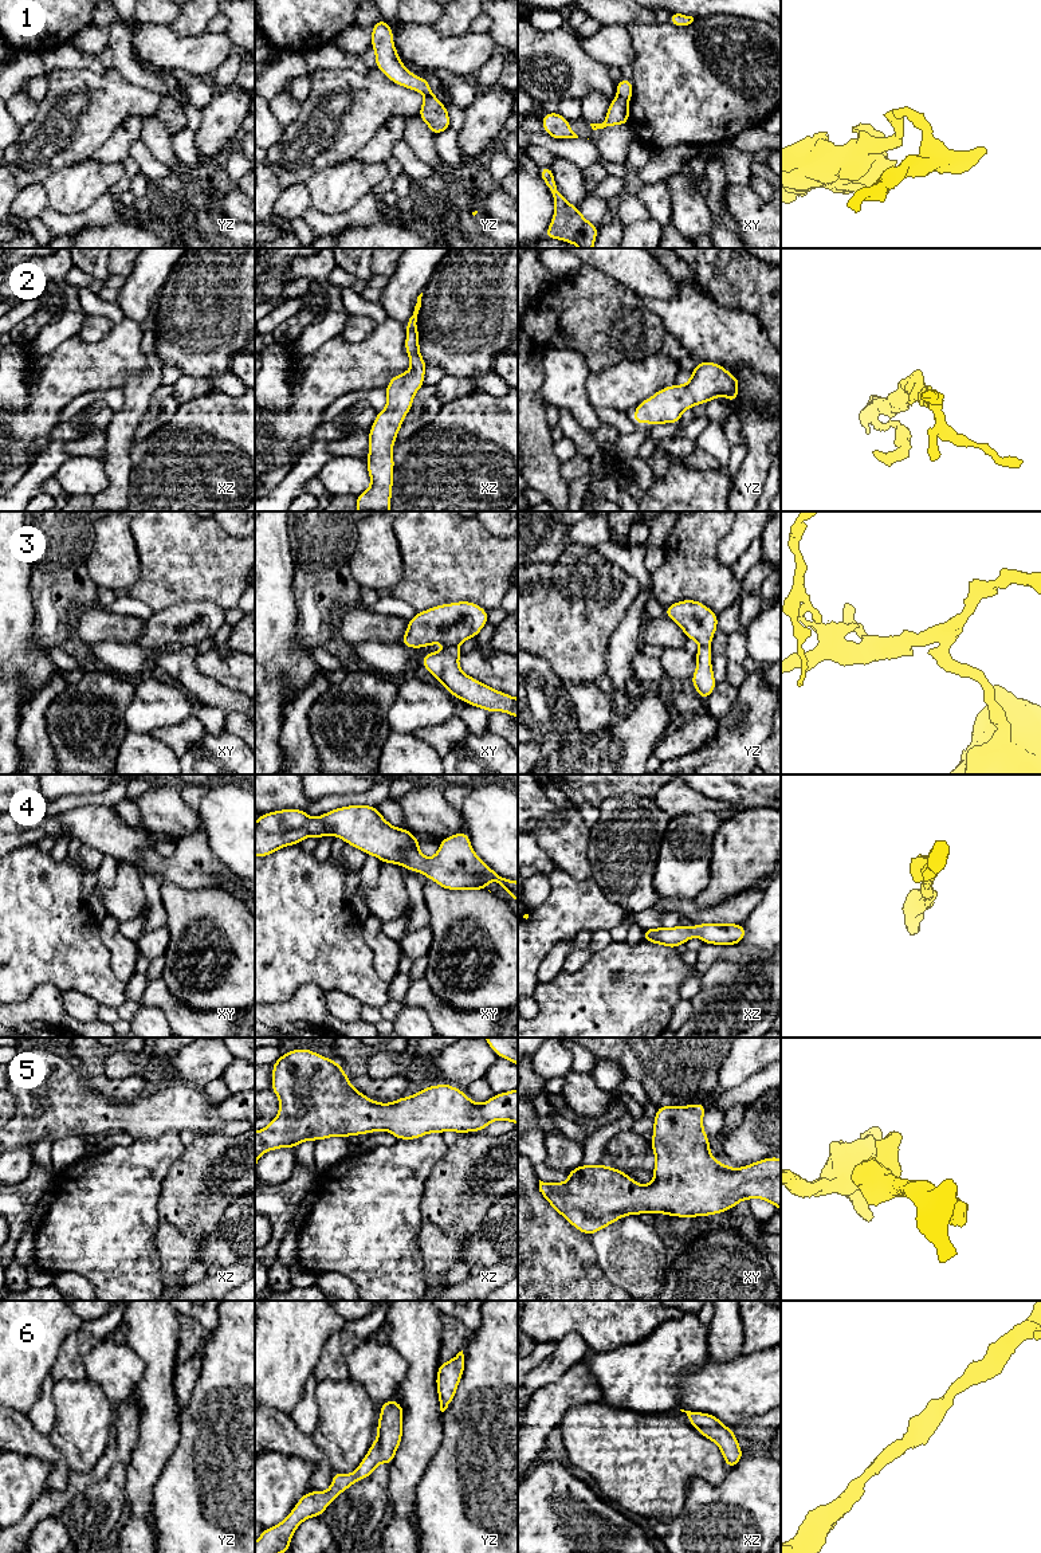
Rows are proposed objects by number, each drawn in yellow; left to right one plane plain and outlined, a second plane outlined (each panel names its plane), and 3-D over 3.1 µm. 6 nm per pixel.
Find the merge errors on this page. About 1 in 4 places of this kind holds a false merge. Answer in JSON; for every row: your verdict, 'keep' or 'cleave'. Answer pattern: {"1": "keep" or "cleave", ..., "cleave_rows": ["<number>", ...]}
{"1": "cleave", "2": "keep", "3": "cleave", "4": "keep", "5": "keep", "6": "keep", "cleave_rows": ["1", "3"]}

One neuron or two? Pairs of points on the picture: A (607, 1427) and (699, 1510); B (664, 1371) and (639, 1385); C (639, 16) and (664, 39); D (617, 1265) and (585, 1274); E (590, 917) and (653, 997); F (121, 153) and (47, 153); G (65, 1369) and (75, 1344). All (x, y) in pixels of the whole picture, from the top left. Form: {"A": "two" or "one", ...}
{"A": "two", "B": "one", "C": "two", "D": "two", "E": "two", "F": "two", "G": "one"}

